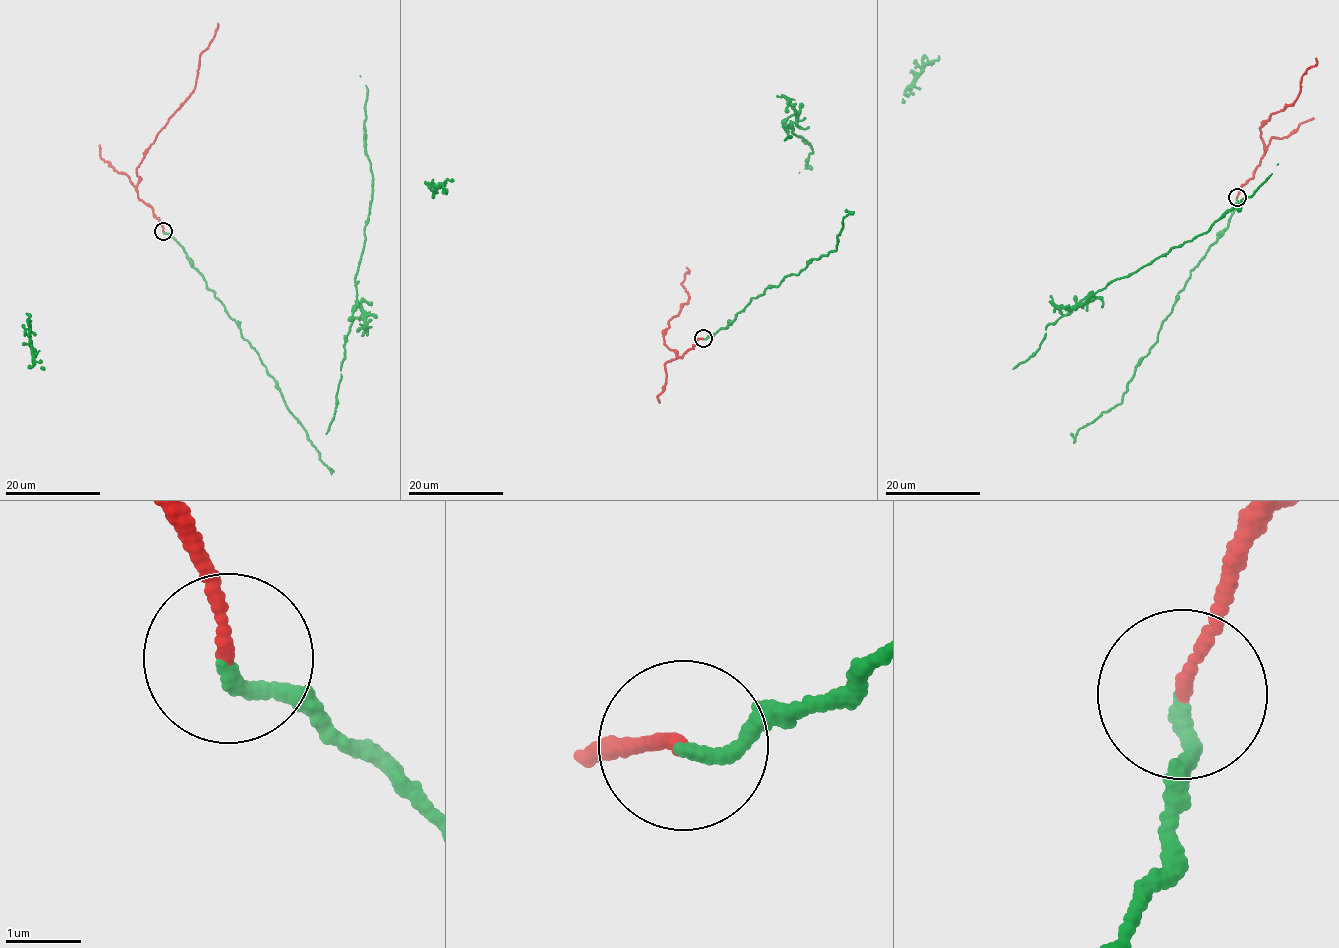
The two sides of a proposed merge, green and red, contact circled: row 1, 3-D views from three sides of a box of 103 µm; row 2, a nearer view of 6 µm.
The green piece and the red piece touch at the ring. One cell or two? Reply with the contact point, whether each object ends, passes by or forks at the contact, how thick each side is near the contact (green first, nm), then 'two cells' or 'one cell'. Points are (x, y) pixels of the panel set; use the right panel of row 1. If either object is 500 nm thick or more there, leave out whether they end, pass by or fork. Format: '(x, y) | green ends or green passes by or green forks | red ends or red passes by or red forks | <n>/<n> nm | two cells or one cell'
(1237, 197) | green ends | red ends | 190/160 nm | one cell

